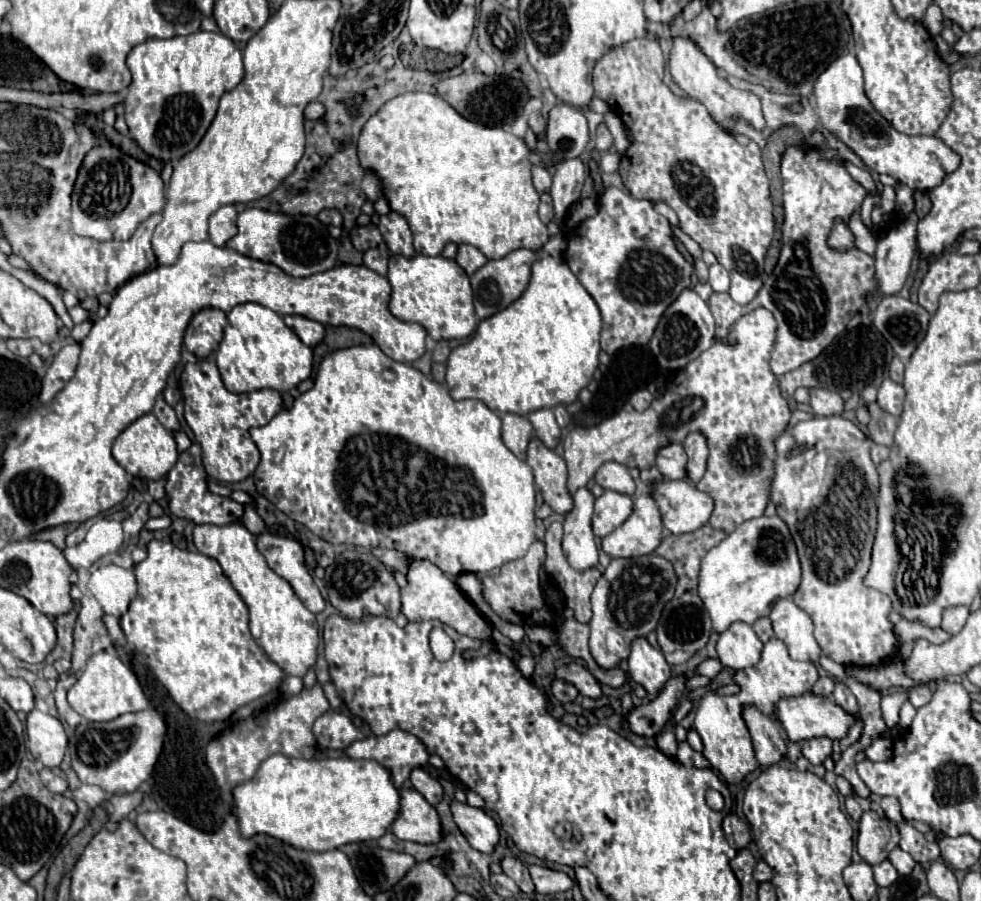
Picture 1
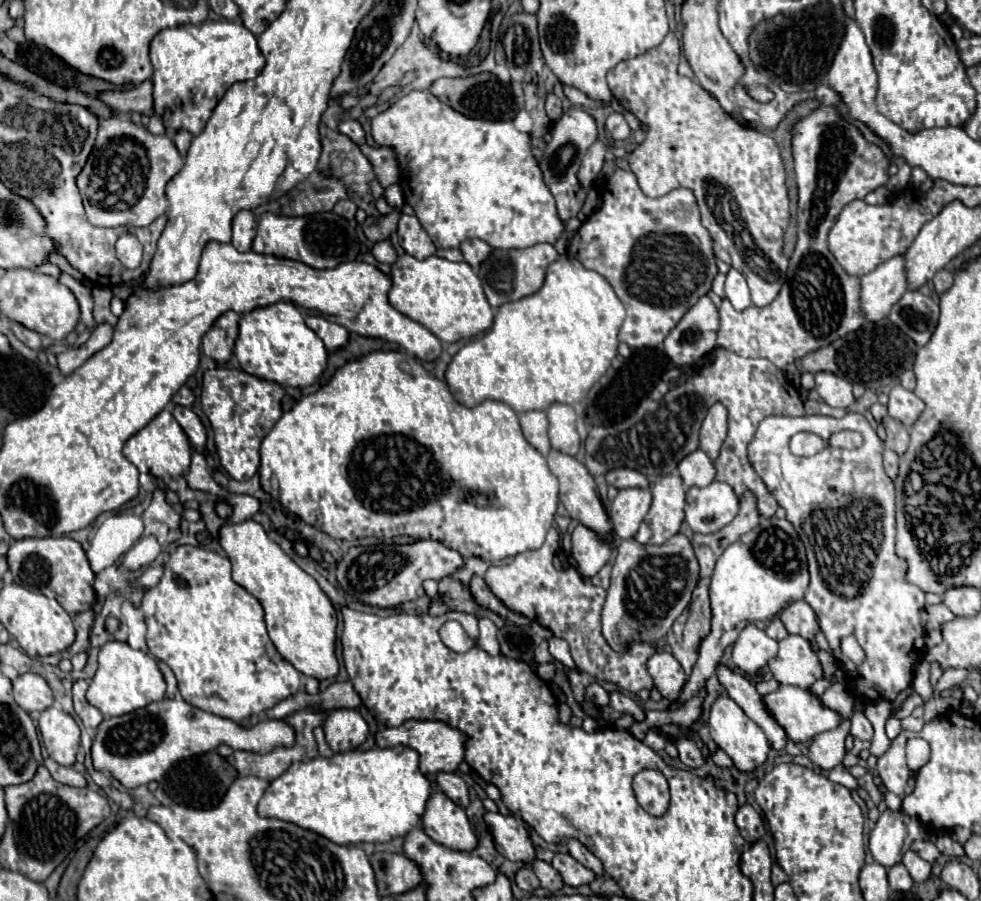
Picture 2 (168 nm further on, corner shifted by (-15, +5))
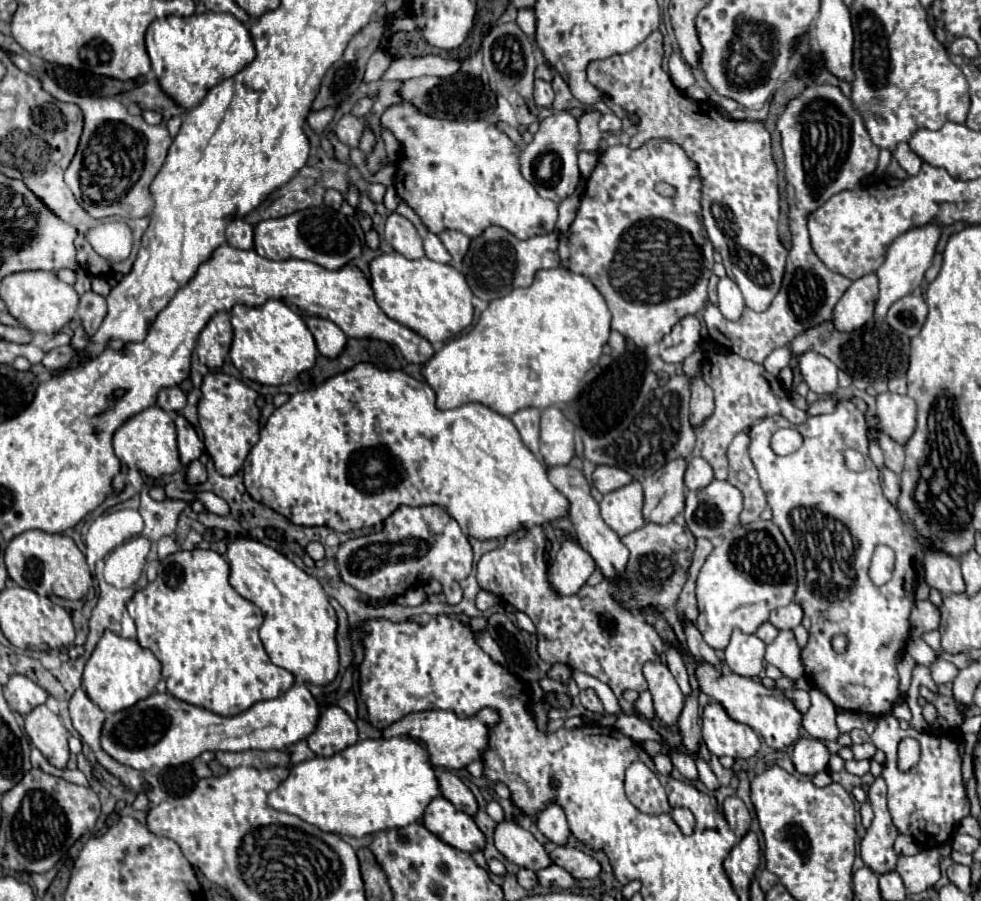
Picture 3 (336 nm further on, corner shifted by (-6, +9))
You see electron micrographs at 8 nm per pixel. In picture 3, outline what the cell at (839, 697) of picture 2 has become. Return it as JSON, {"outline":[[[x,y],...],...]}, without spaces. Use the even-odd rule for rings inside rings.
{"outline":[[[811,687],[809,689],[809,695],[811,695],[811,707],[809,711],[803,715],[803,727],[805,731],[815,737],[815,739],[821,739],[821,741],[833,741],[839,737],[839,731],[837,731],[837,725],[835,725],[835,705],[833,701],[821,693],[819,689]]]}

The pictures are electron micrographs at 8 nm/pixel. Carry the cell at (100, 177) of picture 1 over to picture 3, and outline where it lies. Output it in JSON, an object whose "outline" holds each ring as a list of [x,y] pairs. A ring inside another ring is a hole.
{"outline":[[[75,97],[75,103],[81,107],[85,115],[85,127],[81,135],[79,149],[65,171],[65,183],[73,191],[77,203],[95,219],[119,215],[129,219],[139,219],[151,215],[153,197],[149,193],[149,185],[163,167],[167,159],[167,149],[173,139],[165,125],[149,125],[141,115],[129,115],[119,97]]]}

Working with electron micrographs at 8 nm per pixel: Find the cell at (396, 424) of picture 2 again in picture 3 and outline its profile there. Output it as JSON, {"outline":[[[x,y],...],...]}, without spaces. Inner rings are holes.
{"outline":[[[357,363],[353,369],[329,377],[323,385],[319,385],[315,389],[291,395],[289,401],[285,405],[277,407],[273,411],[273,415],[267,419],[267,423],[263,425],[261,439],[253,445],[251,453],[247,455],[245,465],[243,465],[243,473],[245,473],[245,487],[255,501],[261,501],[263,505],[271,507],[273,511],[285,515],[295,525],[307,525],[307,527],[323,525],[323,527],[329,527],[337,533],[349,533],[355,529],[381,525],[387,517],[391,517],[391,513],[395,513],[395,509],[399,509],[399,505],[415,505],[415,507],[439,505],[447,511],[447,515],[451,519],[455,519],[459,523],[459,527],[463,529],[465,535],[471,535],[473,539],[479,539],[479,541],[495,541],[495,539],[507,537],[519,529],[527,529],[527,527],[543,525],[543,523],[559,519],[559,517],[567,517],[567,507],[569,507],[567,499],[547,479],[545,465],[539,463],[537,457],[523,445],[519,431],[515,429],[515,425],[509,417],[489,409],[483,403],[467,403],[467,405],[461,405],[457,409],[439,411],[435,407],[435,393],[427,385],[427,381],[417,381],[401,369],[379,369],[373,363]]]}

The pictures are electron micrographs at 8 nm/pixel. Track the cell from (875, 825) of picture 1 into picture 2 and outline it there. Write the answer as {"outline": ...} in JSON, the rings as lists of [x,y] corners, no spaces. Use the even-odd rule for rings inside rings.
{"outline":[[[886,809],[870,833],[868,849],[876,863],[882,867],[892,867],[902,861],[902,855],[909,850],[913,841],[929,837],[930,833],[917,819]]]}

